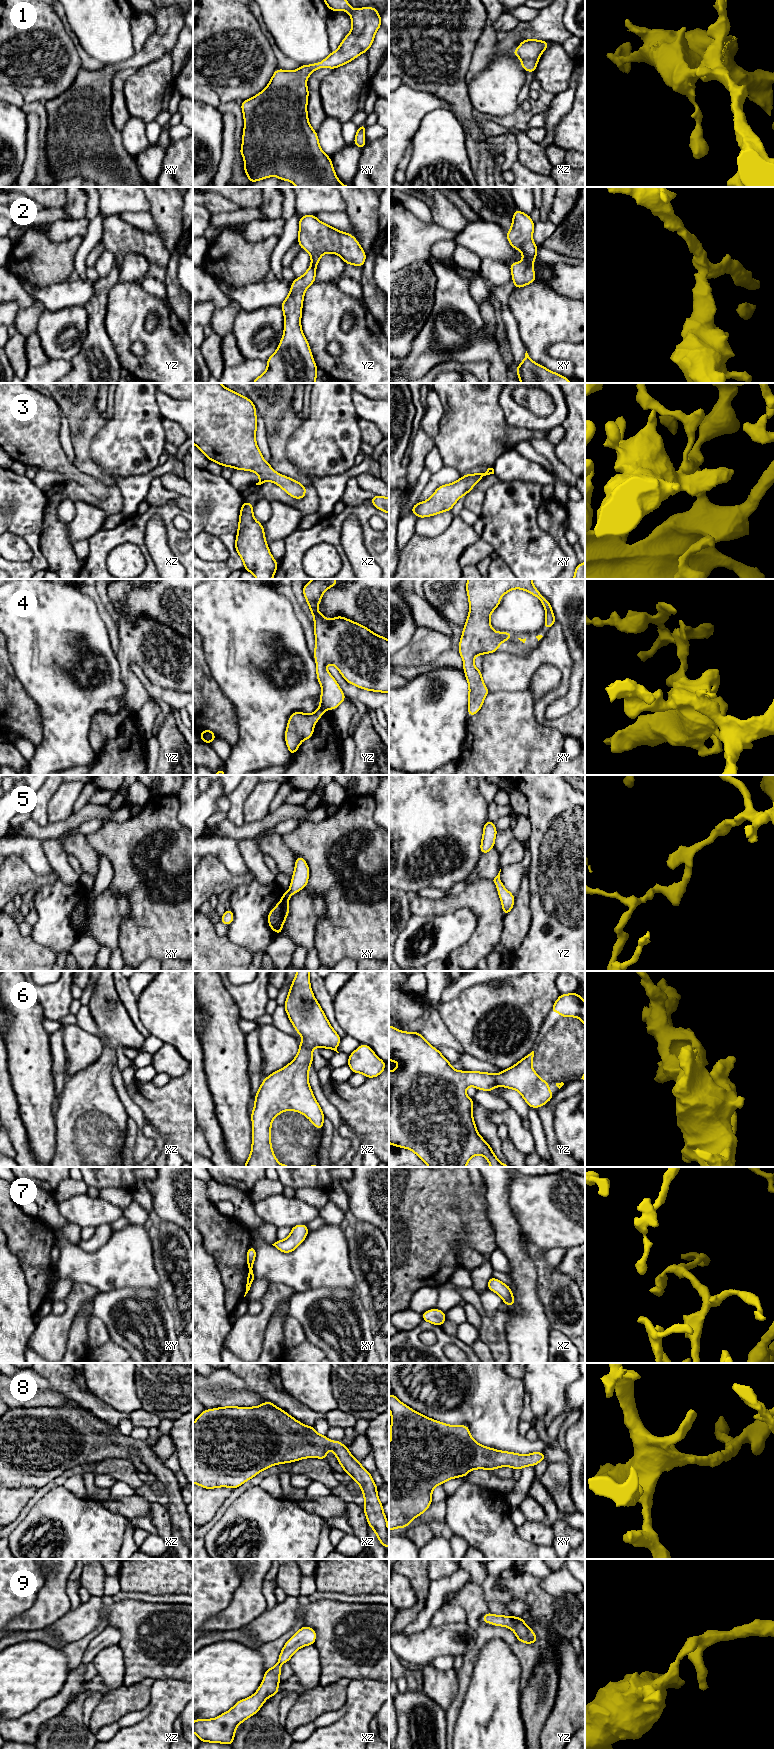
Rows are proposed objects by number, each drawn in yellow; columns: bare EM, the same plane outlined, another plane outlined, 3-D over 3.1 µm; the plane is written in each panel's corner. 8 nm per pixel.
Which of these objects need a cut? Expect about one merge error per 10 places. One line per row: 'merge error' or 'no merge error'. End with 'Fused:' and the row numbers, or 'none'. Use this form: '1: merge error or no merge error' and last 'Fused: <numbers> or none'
1: no merge error
2: no merge error
3: no merge error
4: no merge error
5: no merge error
6: no merge error
7: no merge error
8: no merge error
9: no merge error
Fused: none

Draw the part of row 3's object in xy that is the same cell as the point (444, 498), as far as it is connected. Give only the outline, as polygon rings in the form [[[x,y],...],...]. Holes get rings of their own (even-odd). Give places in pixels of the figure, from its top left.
[[[488,468],[485,473],[464,475],[456,482],[438,487],[433,495],[424,502],[416,503],[411,513],[418,518],[437,515],[444,511],[451,511],[459,498],[465,496],[473,489],[484,476],[494,474],[493,468]]]

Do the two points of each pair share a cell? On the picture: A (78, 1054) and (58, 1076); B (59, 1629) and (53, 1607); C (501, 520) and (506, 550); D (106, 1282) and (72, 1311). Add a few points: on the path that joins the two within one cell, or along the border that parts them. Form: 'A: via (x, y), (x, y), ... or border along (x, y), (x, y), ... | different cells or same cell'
A: border along (62, 1036), (62, 1044), (67, 1059) | different cells
B: border along (69, 1609), (46, 1627) | different cells
C: via (506, 527), (506, 543) | same cell
D: border along (74, 1283), (88, 1283), (99, 1292) | different cells

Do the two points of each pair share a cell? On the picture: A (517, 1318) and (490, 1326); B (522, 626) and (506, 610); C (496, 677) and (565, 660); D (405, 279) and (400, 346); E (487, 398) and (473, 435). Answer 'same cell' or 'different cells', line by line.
A: different cells
B: same cell
C: same cell
D: same cell
E: same cell

